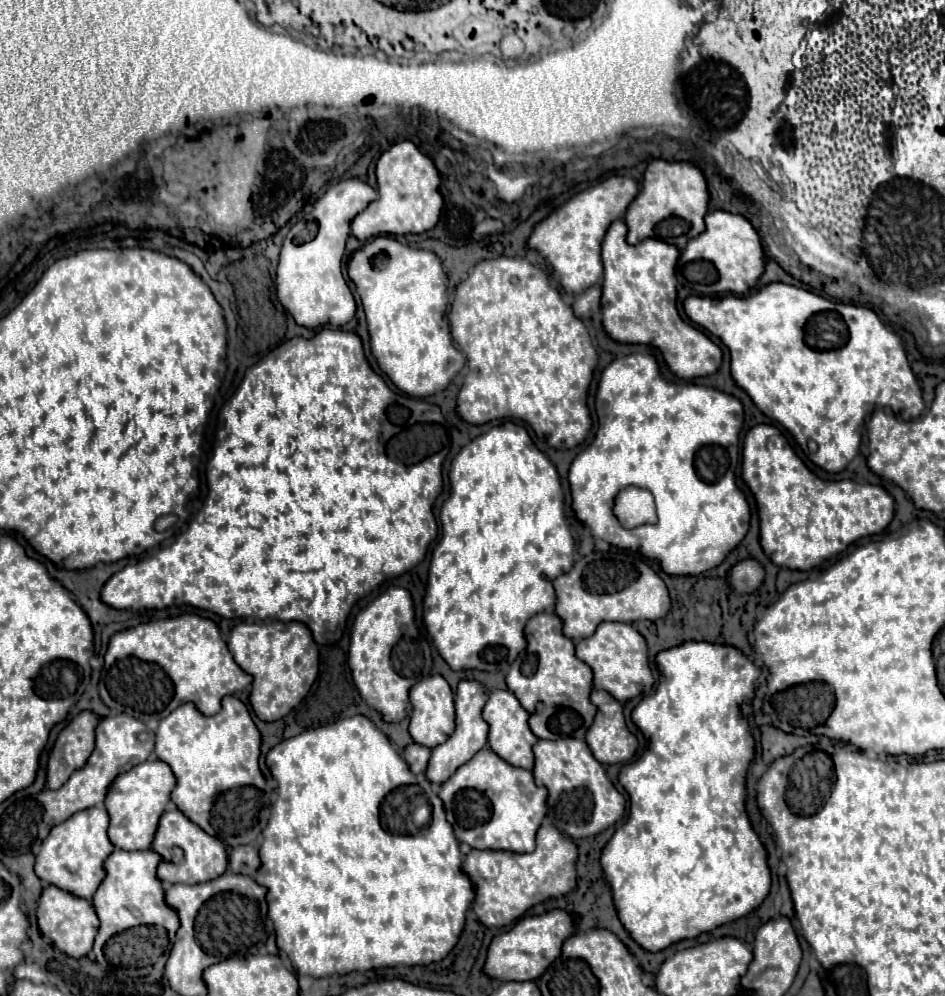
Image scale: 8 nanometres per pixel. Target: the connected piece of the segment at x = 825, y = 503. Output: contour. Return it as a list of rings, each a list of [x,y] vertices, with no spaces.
[[[756,425],[746,433],[742,447],[742,479],[750,487],[758,503],[760,515],[760,543],[764,553],[776,563],[790,569],[808,571],[822,561],[842,553],[860,537],[882,533],[894,517],[894,497],[880,485],[844,481],[824,481],[814,475],[796,455],[784,433],[774,425]]]

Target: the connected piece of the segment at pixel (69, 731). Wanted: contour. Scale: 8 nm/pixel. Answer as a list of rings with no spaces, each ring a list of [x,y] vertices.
[[[82,711],[80,715],[76,715],[72,719],[72,723],[58,735],[54,747],[52,747],[52,753],[50,753],[50,759],[48,759],[48,787],[50,789],[58,789],[60,785],[64,785],[64,781],[68,781],[68,777],[76,771],[76,769],[82,769],[94,749],[94,729],[98,725],[100,717],[94,715],[92,711]]]

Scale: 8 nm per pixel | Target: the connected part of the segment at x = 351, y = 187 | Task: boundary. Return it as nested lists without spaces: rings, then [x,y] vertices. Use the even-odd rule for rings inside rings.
[[[358,177],[341,180],[330,186],[313,204],[312,212],[298,222],[304,227],[307,221],[318,223],[318,233],[312,241],[296,245],[293,239],[300,230],[290,228],[283,241],[278,269],[276,269],[276,289],[278,299],[284,309],[304,327],[342,327],[356,313],[356,301],[342,277],[342,255],[346,249],[346,239],[350,235],[352,219],[368,207],[378,197],[378,193]]]

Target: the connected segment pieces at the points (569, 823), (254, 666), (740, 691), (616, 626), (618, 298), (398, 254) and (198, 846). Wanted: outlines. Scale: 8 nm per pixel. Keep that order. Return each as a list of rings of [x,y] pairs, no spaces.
[[[560,739],[544,741],[534,745],[534,779],[538,785],[548,789],[548,819],[568,837],[582,839],[592,837],[614,825],[624,817],[626,799],[612,785],[600,761],[594,759],[586,741]]]
[[[300,621],[272,623],[238,623],[232,629],[228,647],[234,661],[254,677],[250,703],[264,721],[276,721],[288,715],[310,691],[318,677],[318,645],[308,625]]]
[[[686,641],[684,645],[660,651],[656,655],[656,669],[660,675],[658,689],[654,693],[650,693],[648,697],[644,697],[636,705],[636,709],[632,711],[632,721],[644,733],[648,745],[638,759],[626,763],[620,769],[620,783],[624,785],[624,789],[630,795],[630,817],[614,833],[614,837],[608,841],[608,845],[604,847],[602,857],[600,857],[602,871],[604,871],[606,881],[610,883],[612,893],[614,893],[614,903],[616,903],[616,911],[618,911],[620,921],[630,931],[632,939],[636,939],[646,951],[652,951],[652,953],[662,951],[676,941],[692,939],[700,933],[712,931],[718,925],[724,925],[724,923],[734,921],[738,917],[744,917],[746,913],[750,913],[762,905],[762,901],[766,899],[766,895],[770,891],[770,883],[772,883],[770,867],[768,867],[768,851],[762,845],[758,833],[754,831],[754,827],[750,825],[750,819],[746,815],[746,771],[748,771],[748,765],[754,757],[754,739],[750,733],[748,719],[744,719],[740,713],[740,703],[746,697],[754,695],[756,681],[760,677],[760,667],[754,665],[754,661],[750,661],[734,645],[720,645],[720,643],[708,643],[708,641]]]
[[[600,623],[596,633],[576,643],[576,657],[588,663],[594,671],[594,687],[608,691],[618,701],[644,695],[652,689],[654,677],[648,663],[646,639],[632,623]]]
[[[622,219],[614,221],[606,233],[604,245],[602,245],[602,261],[604,261],[604,283],[602,283],[602,323],[606,333],[620,341],[620,343],[644,343],[652,347],[658,347],[664,353],[664,361],[670,367],[672,373],[676,373],[680,379],[694,379],[704,377],[710,373],[716,373],[722,365],[722,349],[700,329],[694,325],[688,325],[676,307],[676,261],[680,257],[680,251],[674,245],[668,245],[664,241],[648,239],[640,241],[636,245],[626,243],[628,227]]]
[[[380,235],[352,255],[348,275],[366,311],[372,353],[390,381],[410,397],[428,397],[444,391],[466,359],[454,347],[450,333],[446,317],[450,307],[448,275],[438,255]]]
[[[170,805],[168,811],[160,817],[160,825],[152,843],[152,849],[164,857],[158,865],[158,877],[168,883],[202,883],[220,877],[228,869],[228,851],[224,841],[204,833],[196,823],[188,821],[178,807]]]

